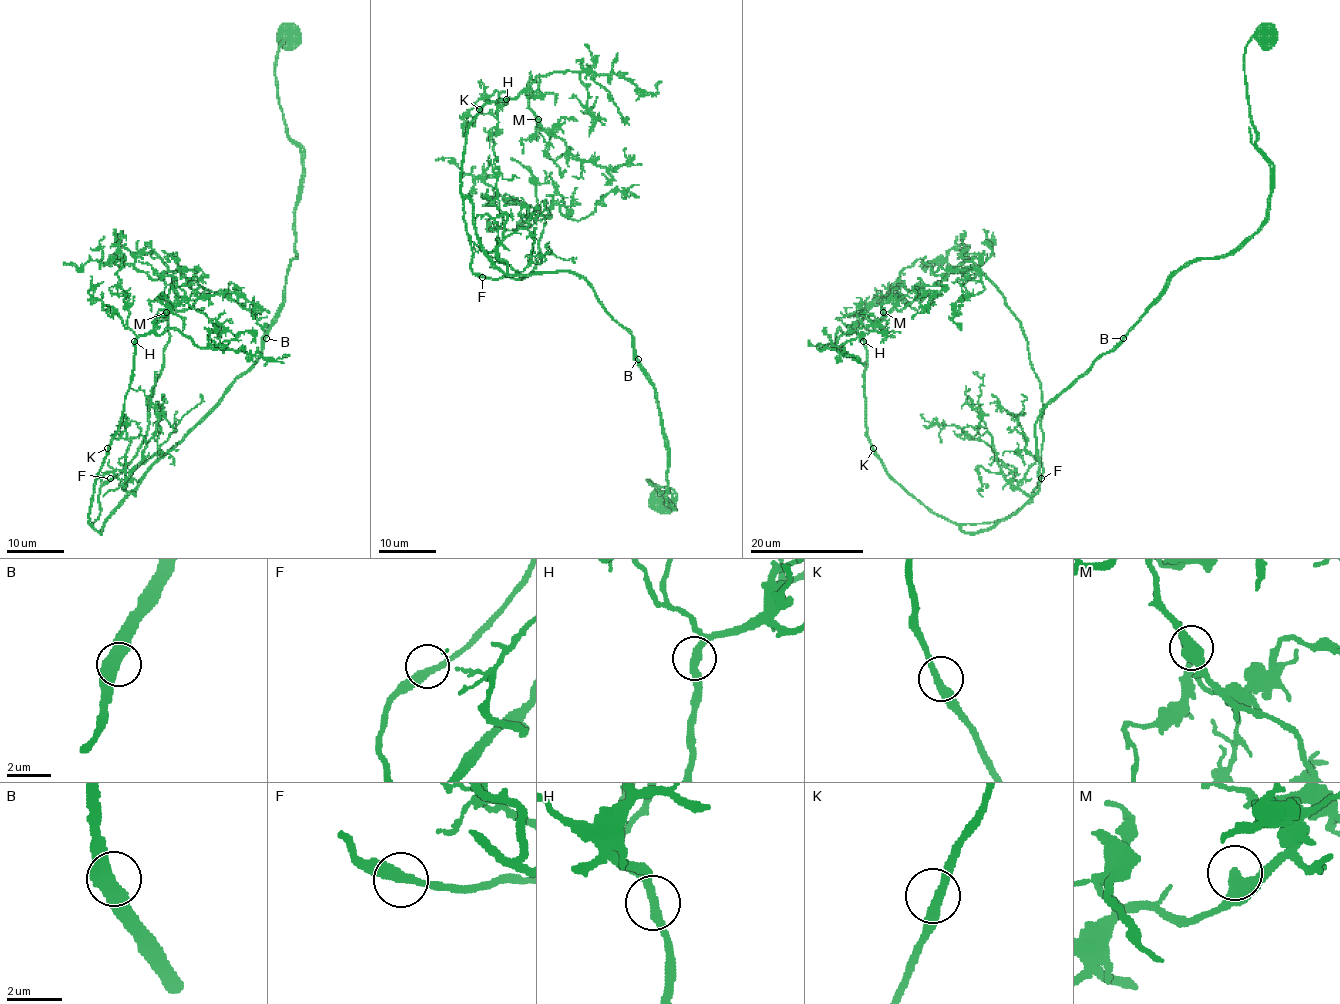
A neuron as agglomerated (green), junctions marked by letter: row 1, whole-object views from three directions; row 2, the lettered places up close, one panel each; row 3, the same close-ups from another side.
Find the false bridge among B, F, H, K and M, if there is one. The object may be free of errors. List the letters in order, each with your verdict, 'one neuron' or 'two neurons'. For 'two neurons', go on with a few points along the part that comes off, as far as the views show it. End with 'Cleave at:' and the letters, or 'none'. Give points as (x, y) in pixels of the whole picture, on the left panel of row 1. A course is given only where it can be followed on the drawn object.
B: two neurons; course (265, 339), (284, 302), (288, 270), (295, 253), (297, 195), (304, 149), (289, 137), (285, 127)
F: one neuron
H: one neuron
K: one neuron
M: one neuron
Cleave at: B

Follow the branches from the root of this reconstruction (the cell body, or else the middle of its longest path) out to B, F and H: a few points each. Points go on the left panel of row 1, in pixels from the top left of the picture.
B: (288, 34), (279, 47), (275, 83), (288, 137), (301, 152), (302, 179), (285, 300), (265, 339)
F: (288, 34), (275, 83), (302, 179), (279, 316), (262, 354), (99, 532), (99, 489), (110, 478)
H: (288, 34), (275, 83), (302, 179), (279, 316), (262, 354), (97, 532), (93, 484), (134, 341)

